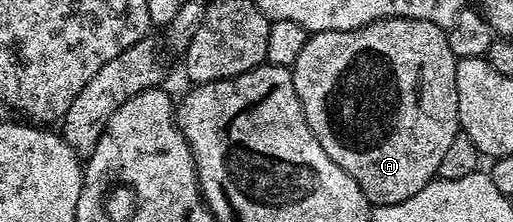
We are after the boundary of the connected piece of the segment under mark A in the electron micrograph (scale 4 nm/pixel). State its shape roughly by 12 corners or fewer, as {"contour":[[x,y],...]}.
{"contour":[[446,30],[310,33],[291,67],[319,147],[373,205],[457,138]]}

